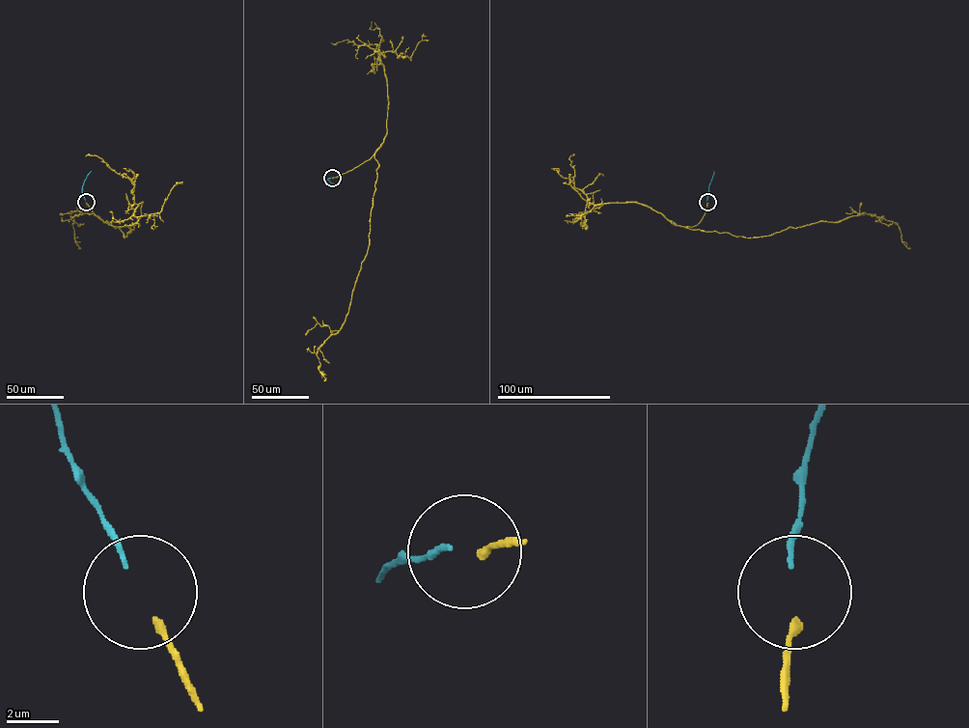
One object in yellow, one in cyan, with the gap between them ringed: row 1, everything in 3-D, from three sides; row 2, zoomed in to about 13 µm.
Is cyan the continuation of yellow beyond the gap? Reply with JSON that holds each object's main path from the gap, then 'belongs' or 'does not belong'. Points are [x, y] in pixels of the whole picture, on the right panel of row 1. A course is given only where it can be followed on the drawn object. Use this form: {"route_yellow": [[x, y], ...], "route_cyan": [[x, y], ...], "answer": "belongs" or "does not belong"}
{"route_yellow": [[707, 203], [698, 224], [683, 226], [761, 237], [867, 213], [895, 222], [901, 241], [910, 248]], "route_cyan": [[707, 201], [714, 171]], "answer": "belongs"}

